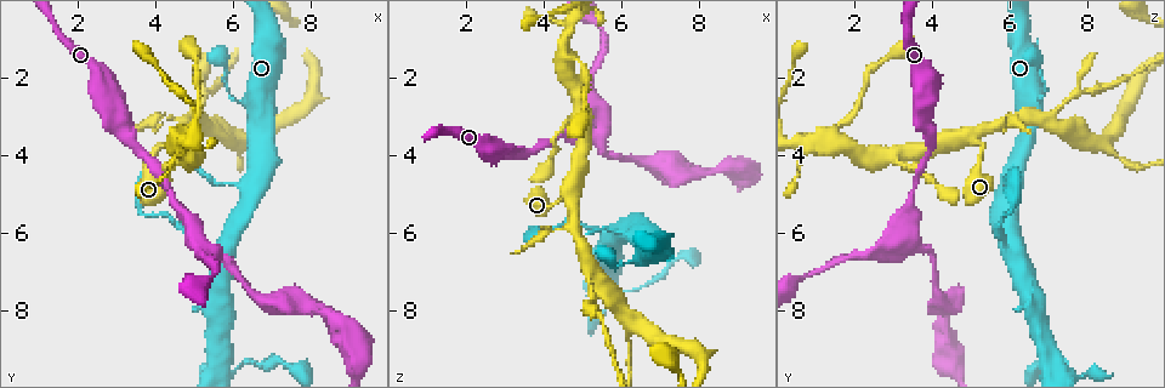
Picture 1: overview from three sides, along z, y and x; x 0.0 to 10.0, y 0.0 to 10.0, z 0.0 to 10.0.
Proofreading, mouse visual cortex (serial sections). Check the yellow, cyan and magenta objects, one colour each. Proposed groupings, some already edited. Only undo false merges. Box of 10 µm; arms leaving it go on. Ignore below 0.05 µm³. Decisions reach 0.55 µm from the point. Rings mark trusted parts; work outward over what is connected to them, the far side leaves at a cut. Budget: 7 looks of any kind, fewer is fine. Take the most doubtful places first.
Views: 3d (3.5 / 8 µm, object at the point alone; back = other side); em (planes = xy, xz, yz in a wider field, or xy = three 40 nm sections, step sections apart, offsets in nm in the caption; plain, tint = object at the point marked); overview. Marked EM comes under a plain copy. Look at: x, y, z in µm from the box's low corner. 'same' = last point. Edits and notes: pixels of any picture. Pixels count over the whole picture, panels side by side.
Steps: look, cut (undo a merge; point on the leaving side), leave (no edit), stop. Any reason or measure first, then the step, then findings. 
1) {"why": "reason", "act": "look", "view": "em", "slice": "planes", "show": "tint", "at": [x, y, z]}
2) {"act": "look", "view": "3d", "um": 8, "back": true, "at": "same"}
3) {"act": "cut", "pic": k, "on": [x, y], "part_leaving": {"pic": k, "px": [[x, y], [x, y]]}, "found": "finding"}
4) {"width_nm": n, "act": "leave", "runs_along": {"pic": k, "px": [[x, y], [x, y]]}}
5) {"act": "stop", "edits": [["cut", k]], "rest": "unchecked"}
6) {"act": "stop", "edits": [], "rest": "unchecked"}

{"why": "two arms at a narrow angle", "act": "look", "view": "3d", "um": 3.5, "back": true, "at": [4.95, 5.90, 3.40]}

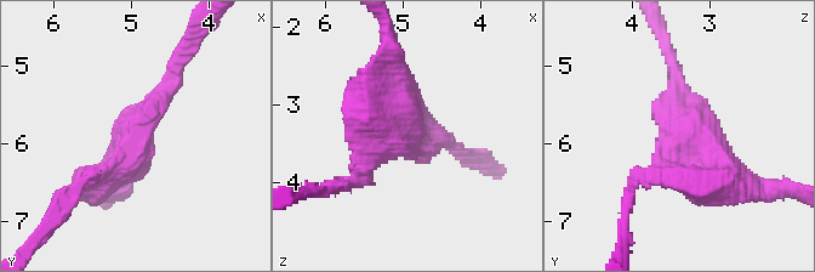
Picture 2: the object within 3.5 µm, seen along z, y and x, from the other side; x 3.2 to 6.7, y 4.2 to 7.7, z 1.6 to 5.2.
{"arms": 4, "arm_widths_nm": [200, 300, 350, 450], "act": "look", "view": "em", "slice": "planes", "show": "tint", "at": [5.00, 5.90, 3.30]}

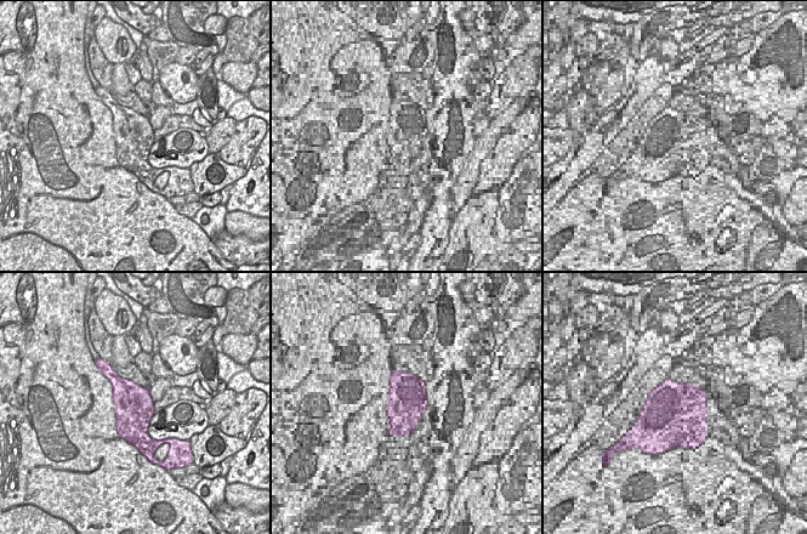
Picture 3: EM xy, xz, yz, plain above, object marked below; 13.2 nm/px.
{"act": "leave", "runs_along": {"pic": 2, "px": [[175, 67], [130, 160], [93, 175]]}, "found": "all the same cell"}

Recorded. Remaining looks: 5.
{"why": "a fork", "act": "look", "view": "3d", "um": 3.5, "at": [5.30, 2.40, 7.70]}

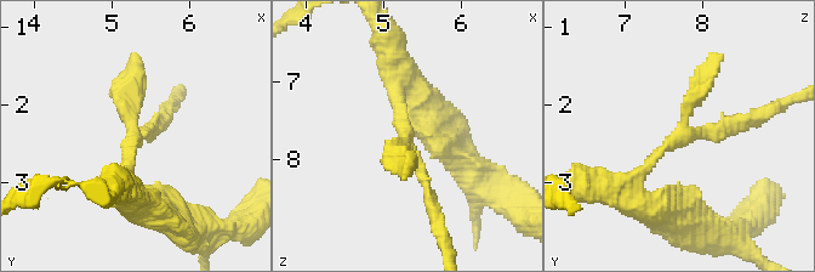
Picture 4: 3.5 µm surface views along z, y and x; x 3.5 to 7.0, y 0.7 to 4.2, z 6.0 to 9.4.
{"act": "look", "view": "em", "slice": "planes", "show": "tint", "at": [5.25, 2.35, 7.70]}

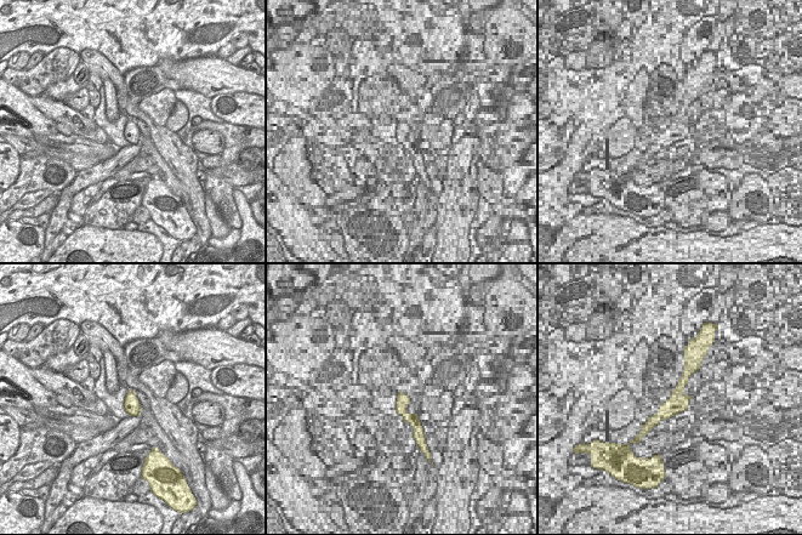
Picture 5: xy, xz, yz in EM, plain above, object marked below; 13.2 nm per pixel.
{"act": "leave", "runs_along": {"pic": 4, "px": [[626, 197], [676, 137], [750, 119]]}, "found": "all the same cell"}

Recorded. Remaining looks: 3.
{"why": "a fork", "act": "look", "view": "3d", "um": 3.5, "at": [4.55, 3.60, 1.35]}

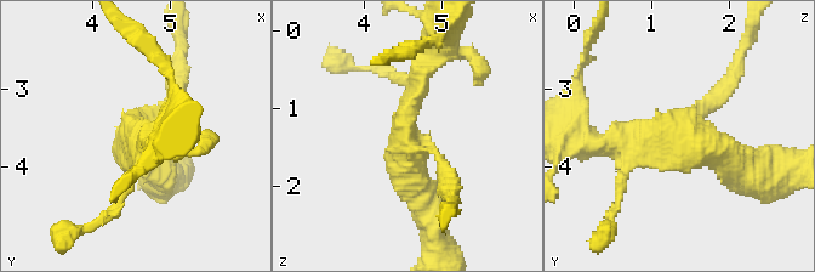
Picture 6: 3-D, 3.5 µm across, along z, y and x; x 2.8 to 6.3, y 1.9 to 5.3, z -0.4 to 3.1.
{"arms": 3, "arm_widths_nm": [200, 250, 450], "why": "need the tissue", "act": "look", "view": "em", "slice": "xy", "step": 5, "show": "tint", "at": [4.55, 3.70, 1.30]}

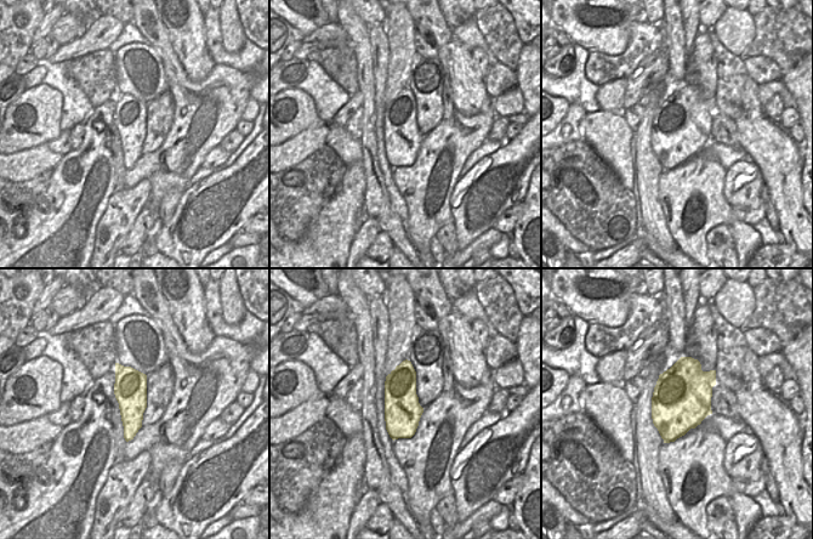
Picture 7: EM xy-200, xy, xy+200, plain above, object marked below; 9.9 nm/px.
{"act": "leave", "runs_along": {"pic": 6, "px": [[758, 171], [702, 145], [616, 141]]}, "found": "continuous, no second cell"}

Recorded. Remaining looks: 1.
{"act": "stop", "edits": [], "rest": "unchecked"}

